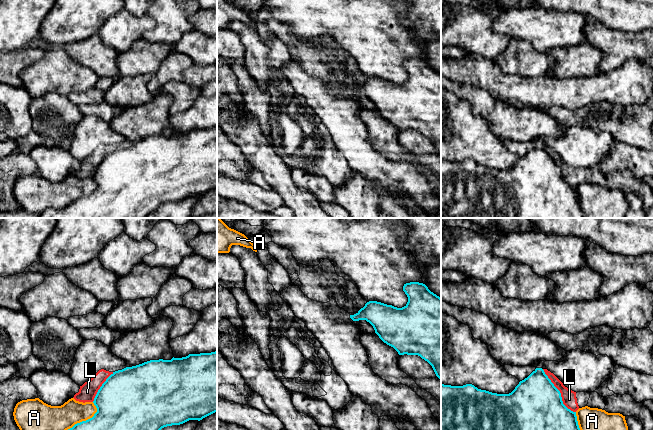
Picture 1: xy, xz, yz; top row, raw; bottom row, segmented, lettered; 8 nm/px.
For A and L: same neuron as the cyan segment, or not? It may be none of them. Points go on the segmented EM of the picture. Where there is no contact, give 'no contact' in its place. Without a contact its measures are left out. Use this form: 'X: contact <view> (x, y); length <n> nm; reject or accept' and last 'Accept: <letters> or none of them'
A: contact xy (86, 420); length 300 nm; reject
L: contact yz (559, 392); length 440 nm; reject
Accept: none of them

